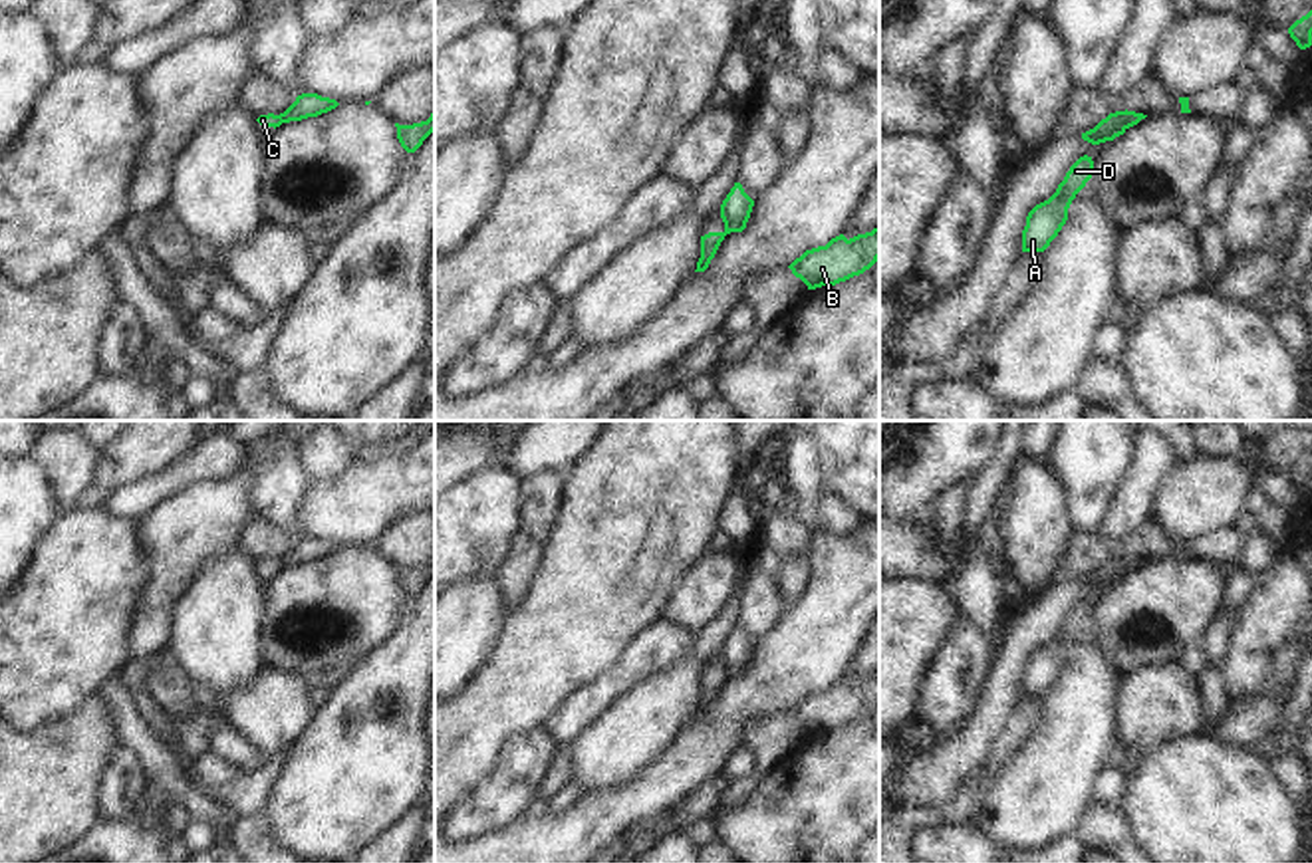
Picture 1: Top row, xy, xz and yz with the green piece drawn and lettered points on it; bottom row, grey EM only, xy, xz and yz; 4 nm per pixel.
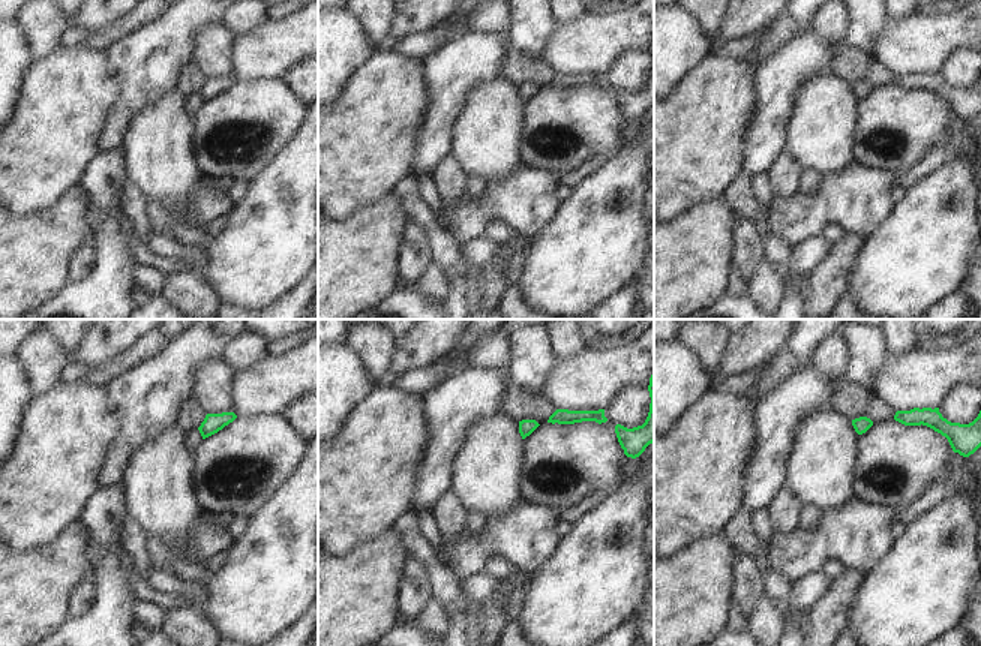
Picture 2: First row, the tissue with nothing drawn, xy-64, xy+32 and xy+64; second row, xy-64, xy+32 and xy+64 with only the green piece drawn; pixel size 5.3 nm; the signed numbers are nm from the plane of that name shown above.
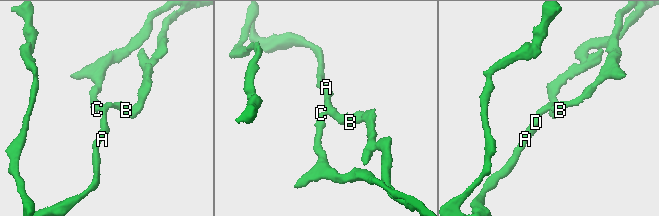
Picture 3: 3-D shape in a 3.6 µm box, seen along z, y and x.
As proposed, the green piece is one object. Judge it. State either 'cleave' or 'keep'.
cleave

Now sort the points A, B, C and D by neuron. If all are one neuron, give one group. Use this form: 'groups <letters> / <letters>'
groups A B D / C

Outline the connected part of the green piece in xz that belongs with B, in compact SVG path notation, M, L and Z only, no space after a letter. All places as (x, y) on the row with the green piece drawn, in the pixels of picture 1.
M879 228L846 238L832 238L826 246L806 250L788 268L808 290L836 286L863 274L879 260Z

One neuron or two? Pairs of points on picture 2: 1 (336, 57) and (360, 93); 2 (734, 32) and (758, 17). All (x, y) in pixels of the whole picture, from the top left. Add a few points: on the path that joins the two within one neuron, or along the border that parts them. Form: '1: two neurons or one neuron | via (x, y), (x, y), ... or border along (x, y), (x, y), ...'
1: two neurons | border along (374, 51), (350, 77), (333, 102)
2: one neuron | via (740, 26), (752, 17)

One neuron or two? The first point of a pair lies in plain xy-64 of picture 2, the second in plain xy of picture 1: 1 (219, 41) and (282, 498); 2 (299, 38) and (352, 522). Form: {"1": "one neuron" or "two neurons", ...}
{"1": "one neuron", "2": "one neuron"}

